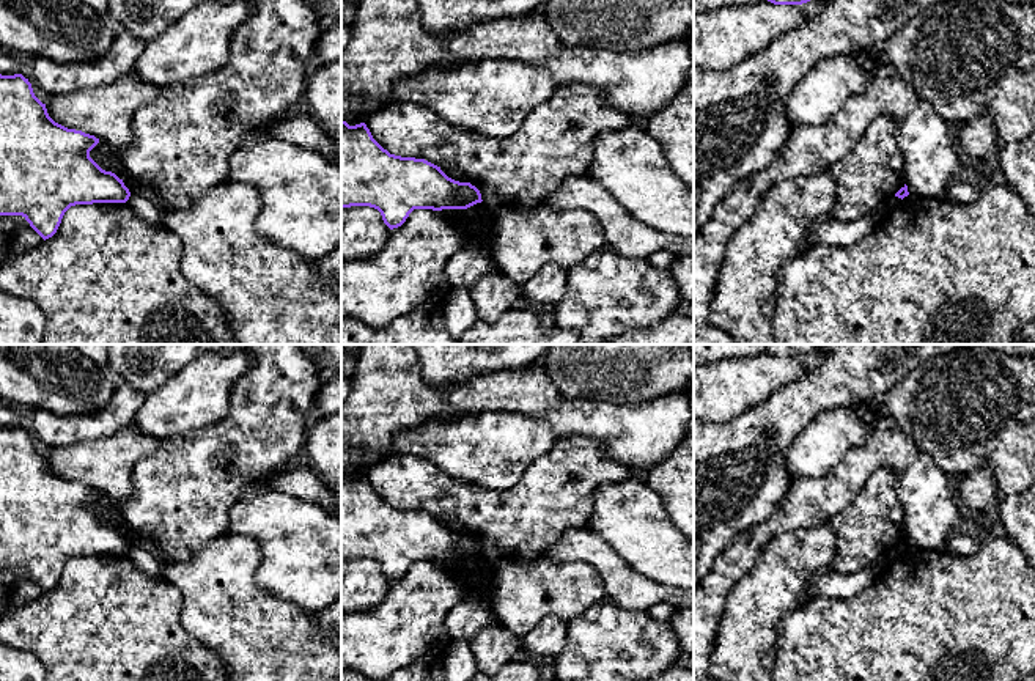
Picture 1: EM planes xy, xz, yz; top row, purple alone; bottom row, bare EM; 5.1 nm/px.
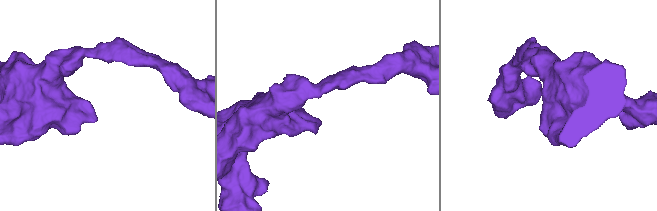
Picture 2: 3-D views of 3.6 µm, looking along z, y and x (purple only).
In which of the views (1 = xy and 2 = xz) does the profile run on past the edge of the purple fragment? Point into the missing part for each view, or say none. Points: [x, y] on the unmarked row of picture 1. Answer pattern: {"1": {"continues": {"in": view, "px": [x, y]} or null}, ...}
{"1": {"continues": null}, "2": {"continues": null}}

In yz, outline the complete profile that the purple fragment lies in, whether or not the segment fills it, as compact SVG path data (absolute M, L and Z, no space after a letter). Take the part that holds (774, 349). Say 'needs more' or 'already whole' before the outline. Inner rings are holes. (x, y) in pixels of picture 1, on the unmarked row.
already whole | M768 344L766 352L774 357L802 357L816 348L818 344Z

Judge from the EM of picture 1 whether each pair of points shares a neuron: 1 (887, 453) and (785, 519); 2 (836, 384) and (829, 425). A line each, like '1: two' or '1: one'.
1: one
2: two

